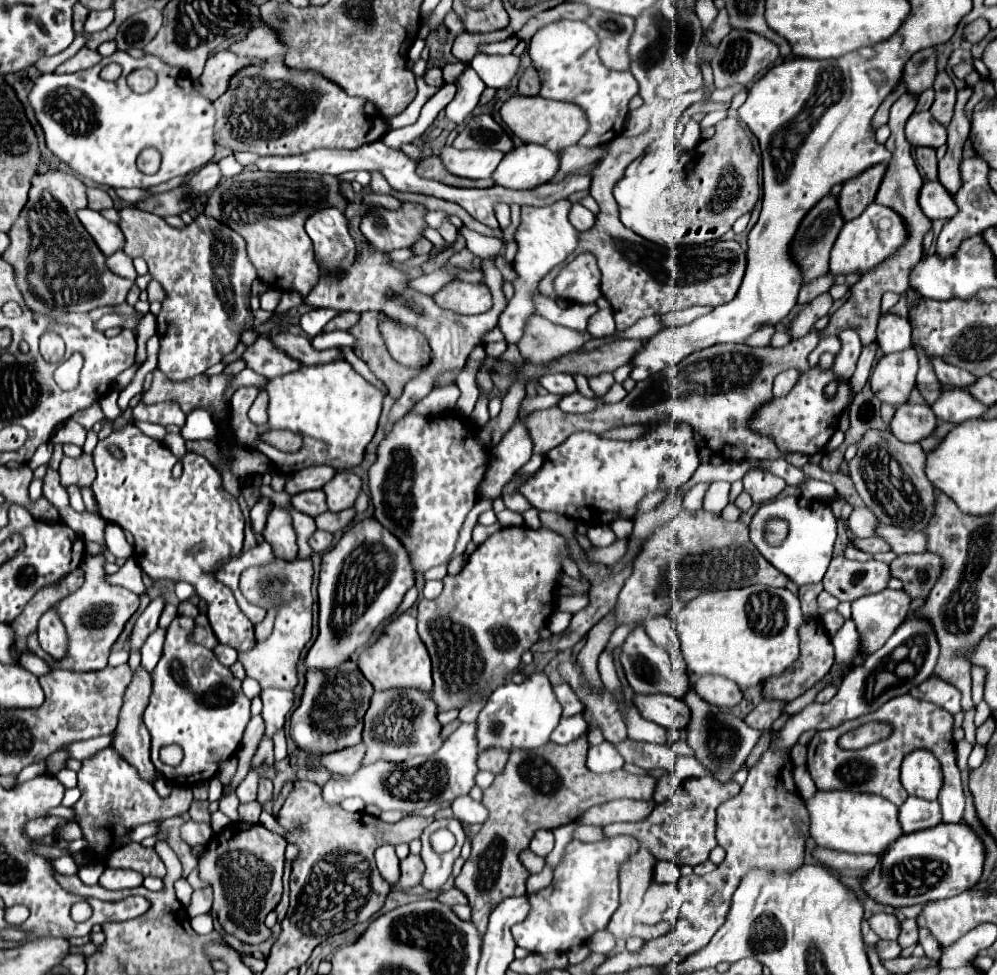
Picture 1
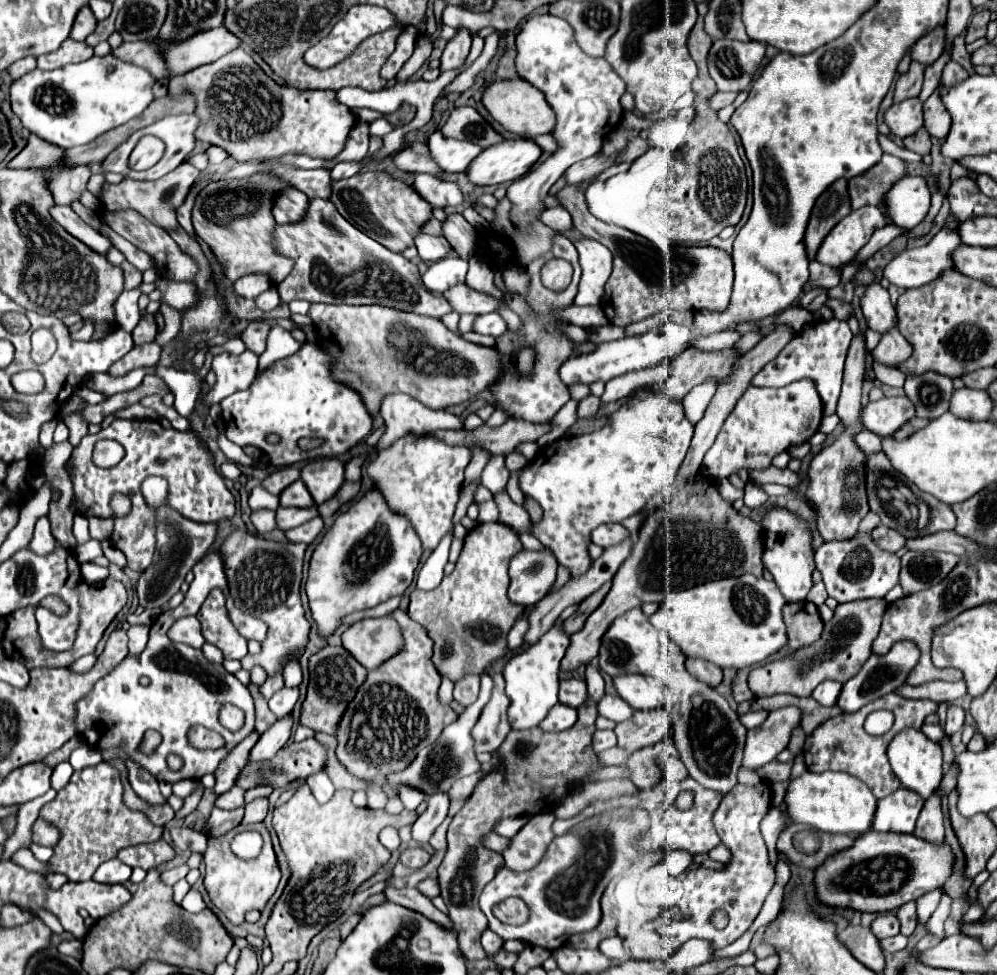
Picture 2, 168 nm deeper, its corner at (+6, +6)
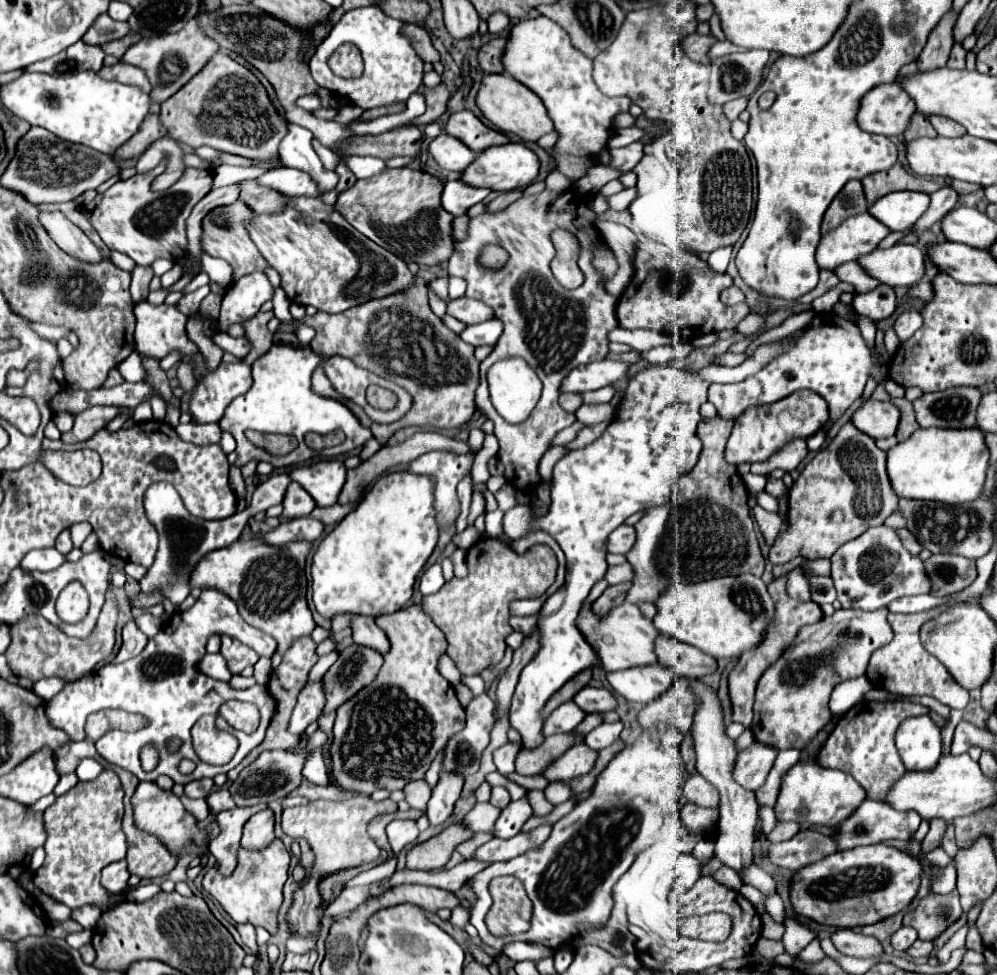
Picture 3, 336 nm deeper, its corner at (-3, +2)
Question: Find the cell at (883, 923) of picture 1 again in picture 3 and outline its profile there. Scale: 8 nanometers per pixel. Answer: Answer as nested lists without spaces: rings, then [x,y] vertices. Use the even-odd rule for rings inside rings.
[[[900,926],[894,934],[892,934],[892,946],[894,946],[894,950],[898,950],[898,952],[904,952],[906,948],[910,948],[912,946],[912,942],[916,940],[918,936],[916,936],[916,932],[914,932],[914,928],[910,928],[910,926]]]

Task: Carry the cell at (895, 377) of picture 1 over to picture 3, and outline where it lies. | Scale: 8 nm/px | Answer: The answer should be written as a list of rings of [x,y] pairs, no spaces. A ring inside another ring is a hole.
[[[912,308],[912,310],[906,310],[894,324],[894,332],[898,334],[900,342],[906,342],[918,328],[922,326],[922,316],[920,316],[920,310]]]

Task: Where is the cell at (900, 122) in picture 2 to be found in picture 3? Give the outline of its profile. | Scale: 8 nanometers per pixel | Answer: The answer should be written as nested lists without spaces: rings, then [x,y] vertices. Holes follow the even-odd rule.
[[[882,84],[872,88],[864,98],[858,112],[858,126],[870,134],[902,136],[910,116],[916,114],[914,100],[900,88],[900,84]]]

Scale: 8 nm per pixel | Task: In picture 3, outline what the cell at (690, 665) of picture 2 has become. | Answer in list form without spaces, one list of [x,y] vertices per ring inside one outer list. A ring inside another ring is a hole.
[[[658,636],[656,656],[658,664],[672,668],[676,676],[684,678],[702,678],[718,670],[718,664],[712,656],[690,644],[682,644],[680,640],[672,640],[670,636]]]

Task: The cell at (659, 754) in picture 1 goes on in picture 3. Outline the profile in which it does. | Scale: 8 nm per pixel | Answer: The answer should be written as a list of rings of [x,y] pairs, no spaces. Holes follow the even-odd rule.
[[[698,772],[688,774],[688,778],[682,782],[682,788],[684,788],[684,798],[698,806],[716,808],[720,802],[718,790],[710,782],[706,782]]]

